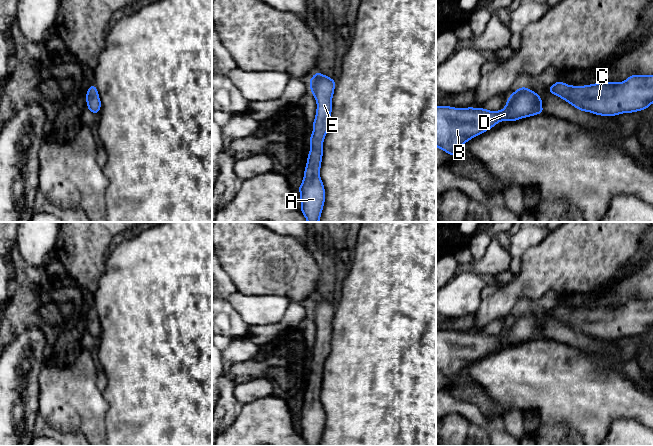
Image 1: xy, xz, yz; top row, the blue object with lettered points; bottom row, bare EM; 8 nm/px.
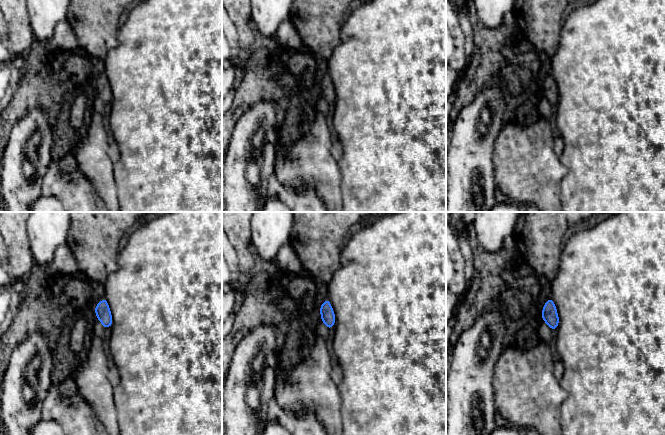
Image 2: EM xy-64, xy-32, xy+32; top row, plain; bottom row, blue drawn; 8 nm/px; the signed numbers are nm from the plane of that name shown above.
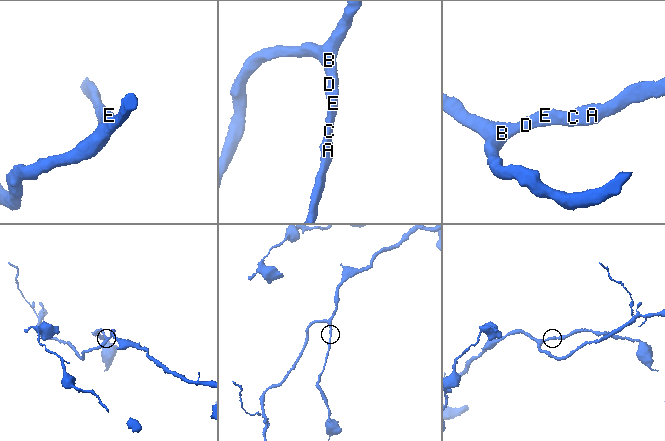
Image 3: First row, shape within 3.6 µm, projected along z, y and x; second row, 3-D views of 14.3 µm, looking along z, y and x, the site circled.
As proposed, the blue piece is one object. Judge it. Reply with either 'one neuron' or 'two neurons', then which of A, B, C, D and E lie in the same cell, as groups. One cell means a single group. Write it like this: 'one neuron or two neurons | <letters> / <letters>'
one neuron | A B C D E

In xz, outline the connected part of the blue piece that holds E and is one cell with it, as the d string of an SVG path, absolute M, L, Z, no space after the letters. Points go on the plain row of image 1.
M316 296L309 303L310 315L317 327L313 357L309 362L311 372L307 381L304 402L298 411L300 415L301 436L307 446L319 446L325 426L325 412L320 402L323 380L323 366L330 353L332 321L335 314L335 303Z

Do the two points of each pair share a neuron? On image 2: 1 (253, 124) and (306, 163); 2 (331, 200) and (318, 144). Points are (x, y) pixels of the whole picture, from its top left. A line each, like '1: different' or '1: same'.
1: different
2: same

